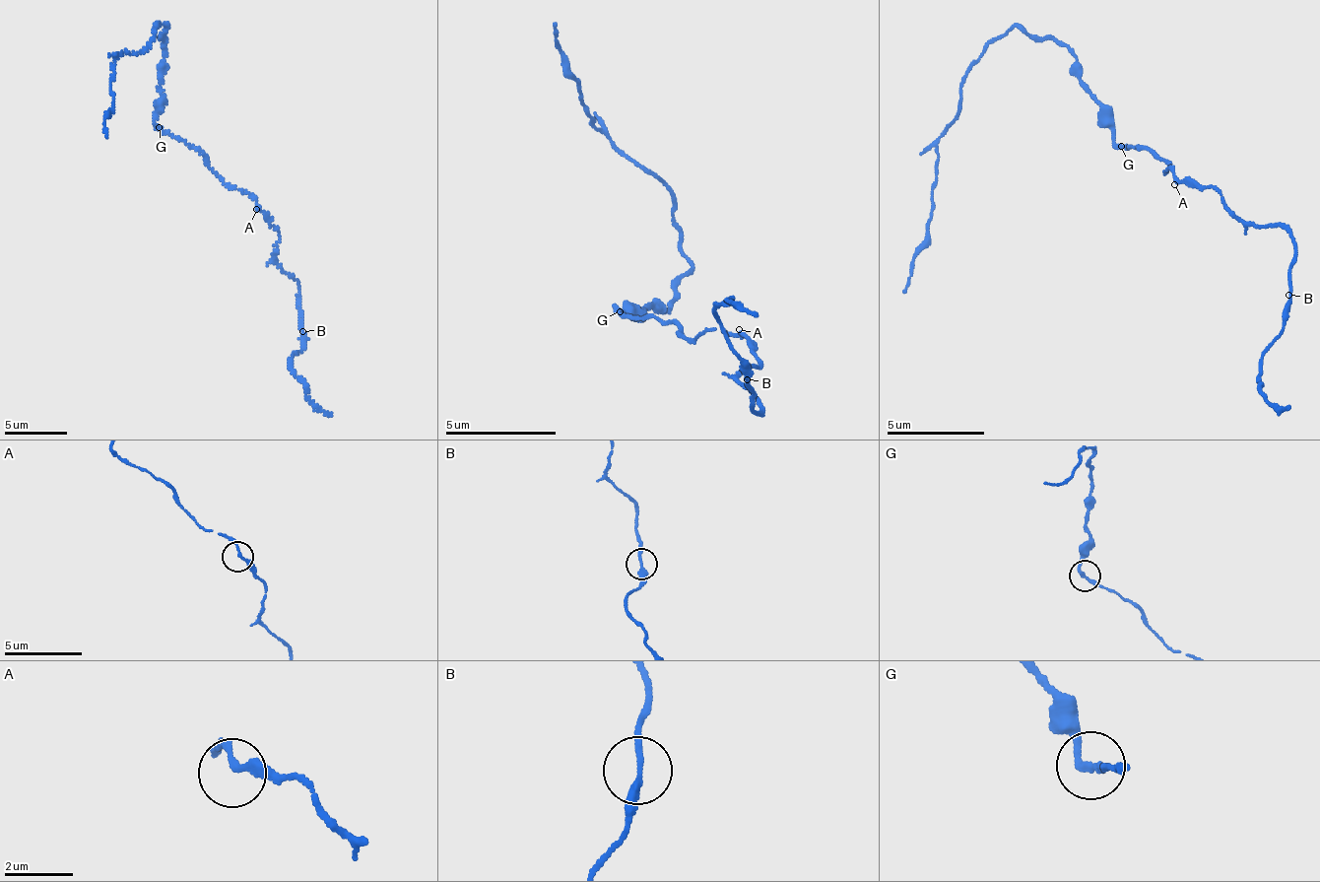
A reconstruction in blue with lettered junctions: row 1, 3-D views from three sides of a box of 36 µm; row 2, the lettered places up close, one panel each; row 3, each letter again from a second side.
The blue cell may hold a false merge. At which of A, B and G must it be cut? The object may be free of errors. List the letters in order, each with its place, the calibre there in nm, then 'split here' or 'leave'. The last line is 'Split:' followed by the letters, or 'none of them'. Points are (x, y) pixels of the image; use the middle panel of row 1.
A: place (739, 329); calibre 180 nm; leave
B: place (747, 379); calibre 200 nm; leave
G: place (620, 311); calibre 190 nm; leave
Split: none of them

